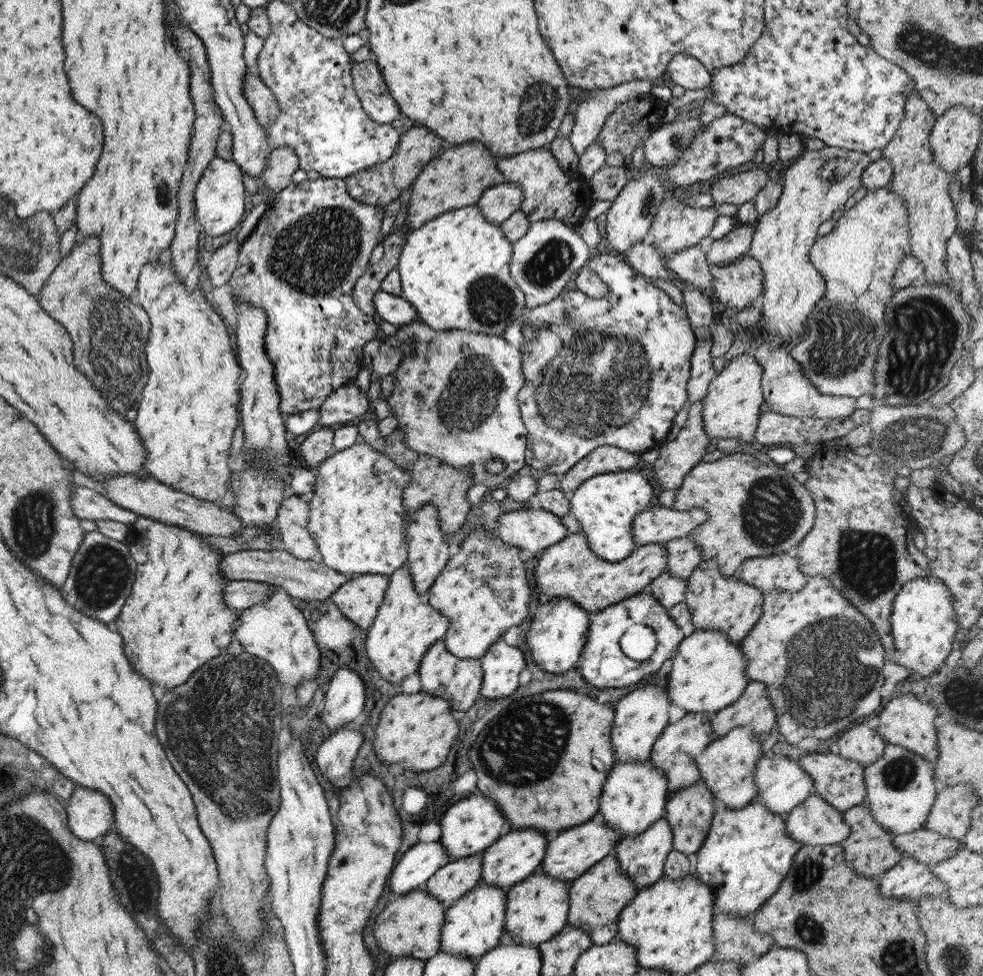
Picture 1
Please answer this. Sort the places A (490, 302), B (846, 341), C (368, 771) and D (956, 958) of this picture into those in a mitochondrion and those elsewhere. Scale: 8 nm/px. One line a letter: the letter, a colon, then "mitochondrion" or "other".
A: mitochondrion
B: mitochondrion
C: other
D: mitochondrion

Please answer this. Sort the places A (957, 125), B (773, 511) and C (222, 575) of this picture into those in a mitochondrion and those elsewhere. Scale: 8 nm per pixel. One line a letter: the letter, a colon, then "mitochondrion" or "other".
A: other
B: mitochondrion
C: other

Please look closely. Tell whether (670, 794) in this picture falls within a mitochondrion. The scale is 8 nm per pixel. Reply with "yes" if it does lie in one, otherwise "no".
no

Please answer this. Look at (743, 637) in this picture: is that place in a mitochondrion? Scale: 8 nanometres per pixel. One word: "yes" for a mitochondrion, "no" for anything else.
no

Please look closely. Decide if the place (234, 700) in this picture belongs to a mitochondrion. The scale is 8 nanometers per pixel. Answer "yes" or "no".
yes

